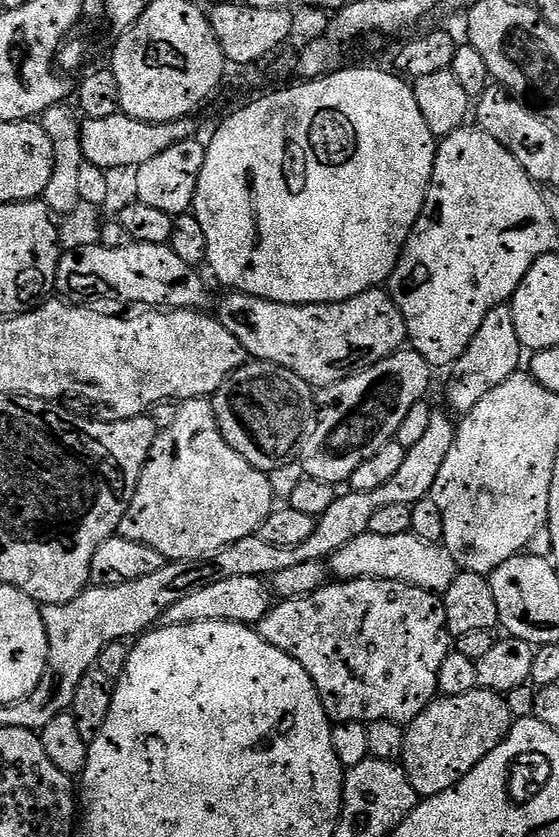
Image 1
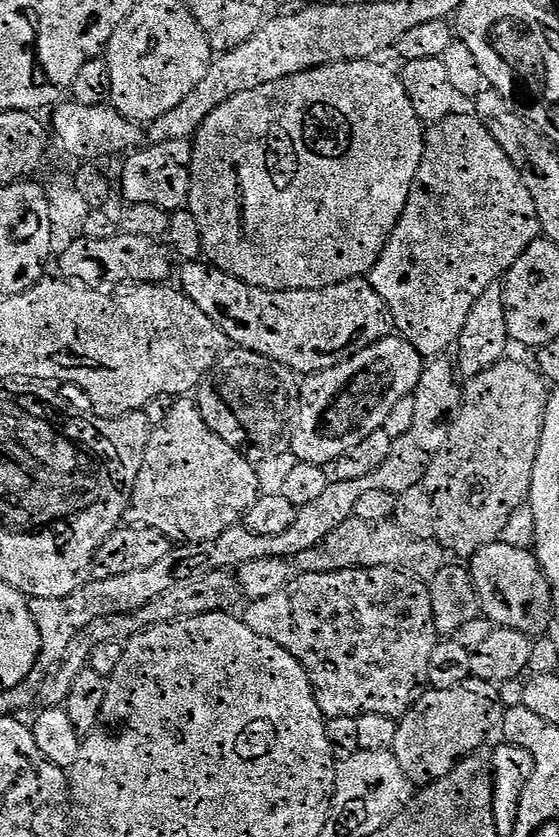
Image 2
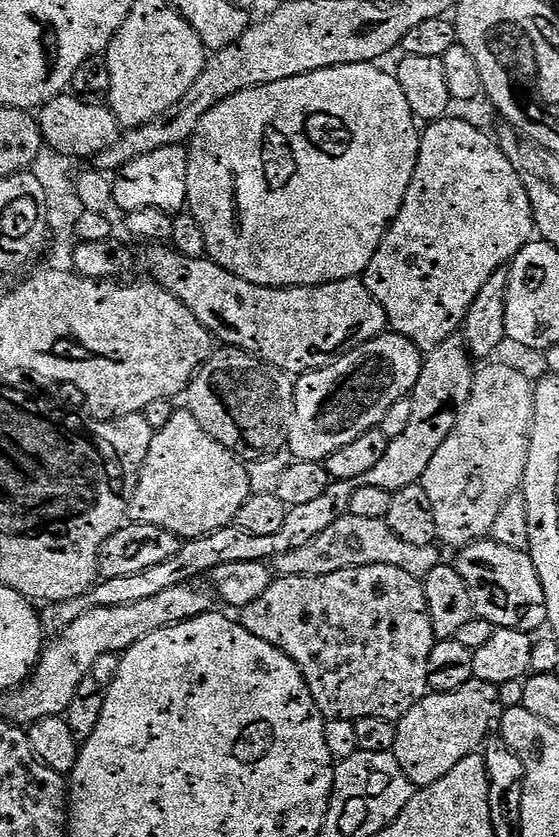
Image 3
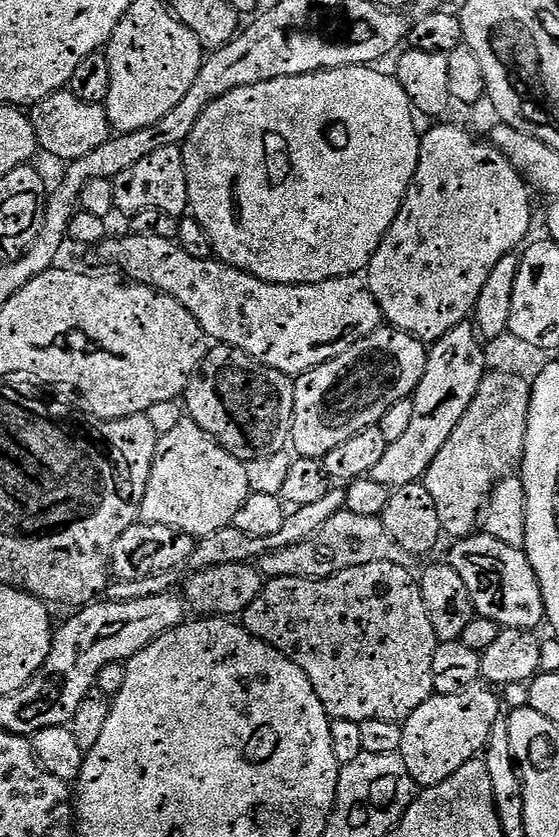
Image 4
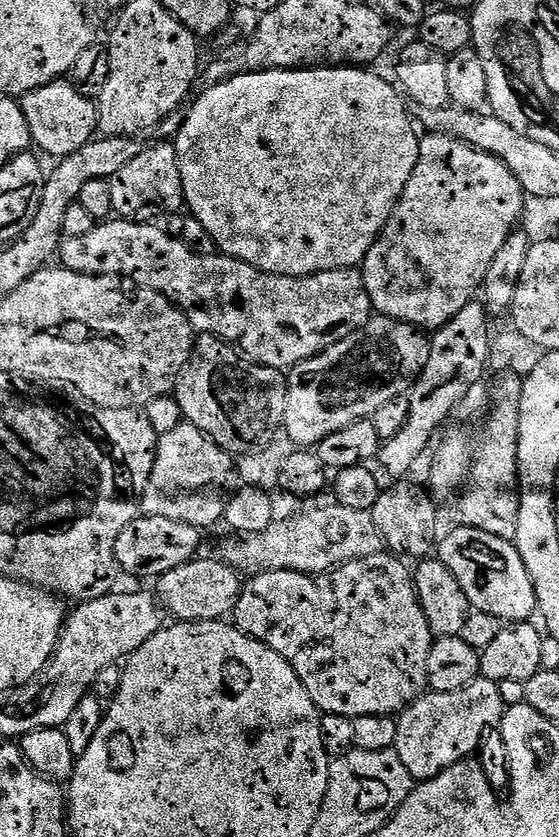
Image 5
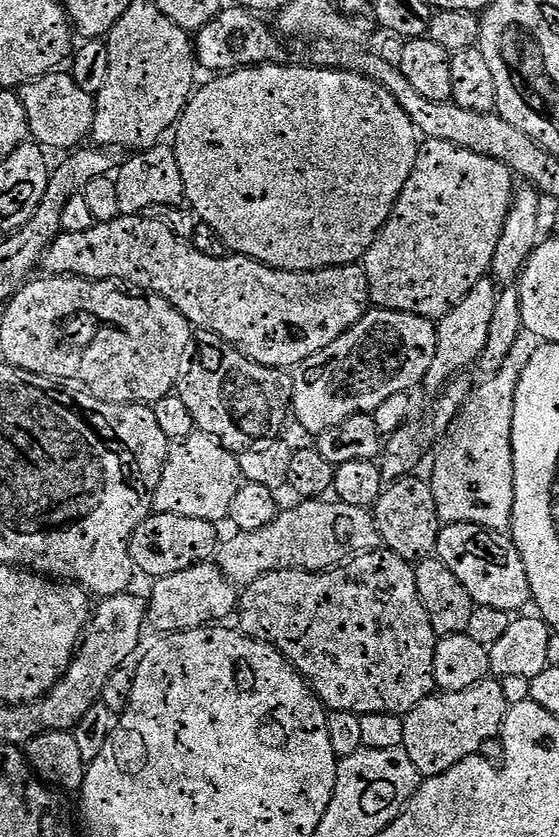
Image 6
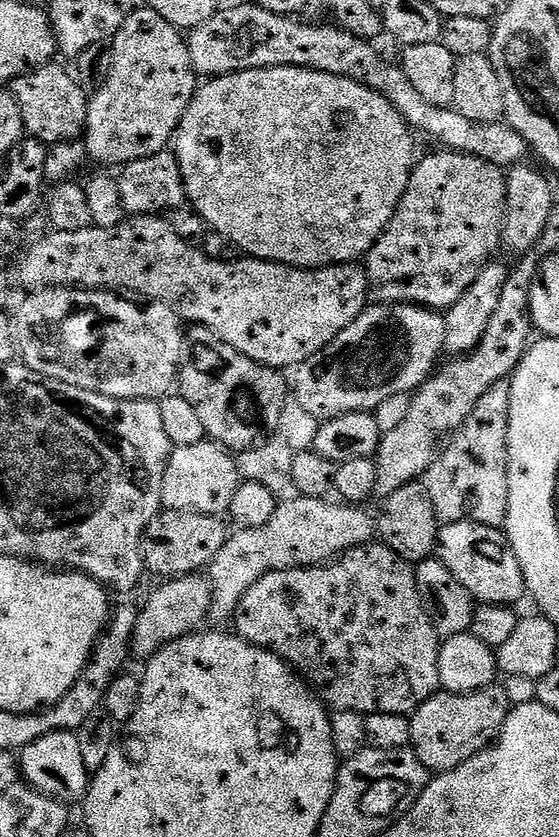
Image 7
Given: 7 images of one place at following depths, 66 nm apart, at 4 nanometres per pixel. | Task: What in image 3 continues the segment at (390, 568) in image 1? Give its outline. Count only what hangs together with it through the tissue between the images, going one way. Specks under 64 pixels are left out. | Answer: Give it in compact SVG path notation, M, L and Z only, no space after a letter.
M341 514L322 534L310 538L306 546L298 546L298 550L290 550L276 557L274 568L280 576L321 576L334 574L338 570L370 566L371 564L389 564L398 566L398 570L406 570L406 574L422 578L434 570L442 562L441 549L436 544L414 546L414 542L404 542L398 534L394 534L387 519L358 518L351 514Z

